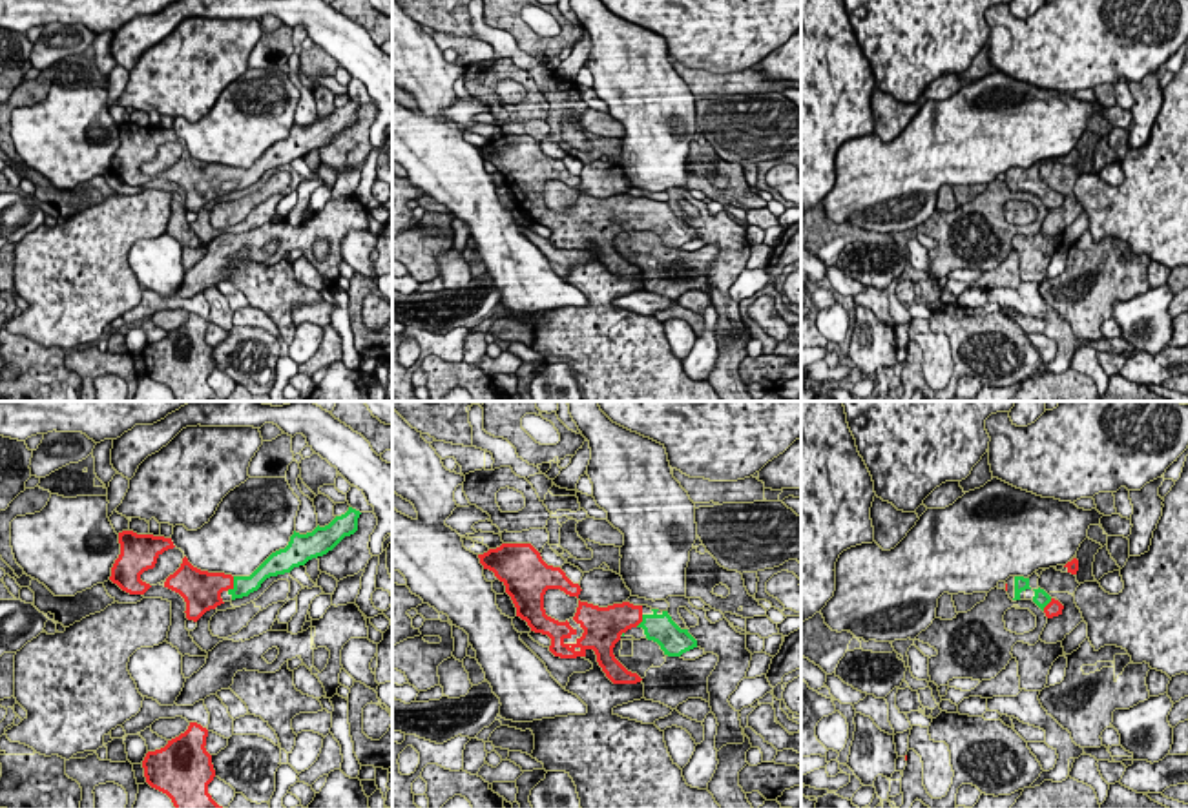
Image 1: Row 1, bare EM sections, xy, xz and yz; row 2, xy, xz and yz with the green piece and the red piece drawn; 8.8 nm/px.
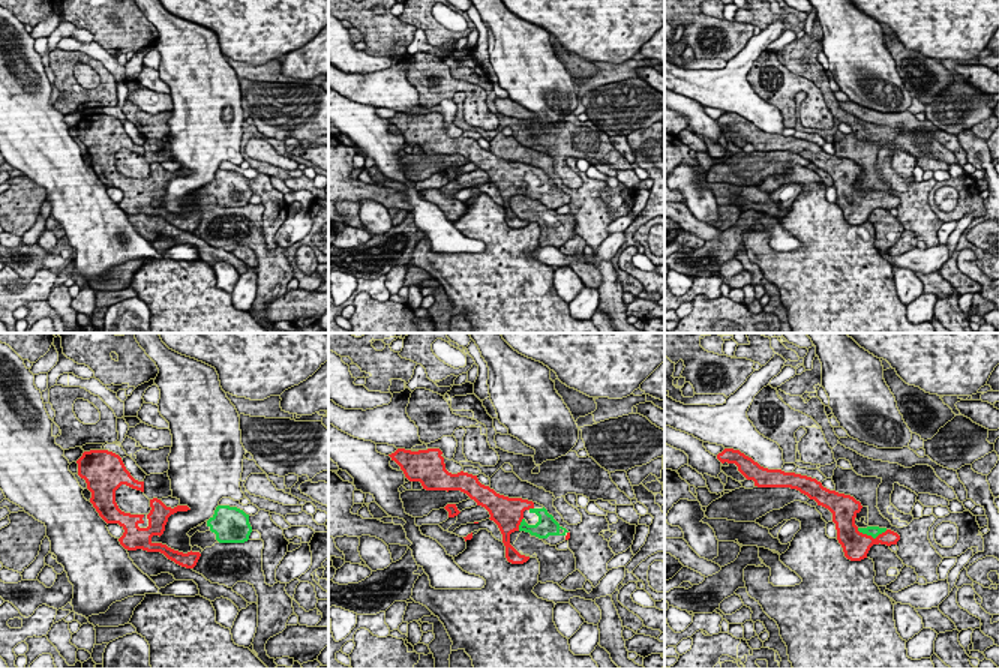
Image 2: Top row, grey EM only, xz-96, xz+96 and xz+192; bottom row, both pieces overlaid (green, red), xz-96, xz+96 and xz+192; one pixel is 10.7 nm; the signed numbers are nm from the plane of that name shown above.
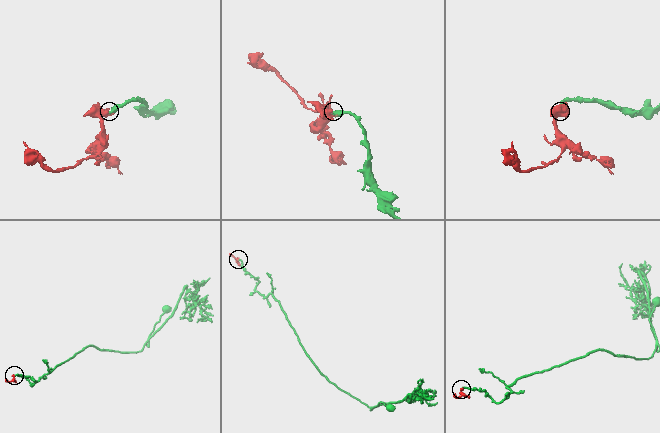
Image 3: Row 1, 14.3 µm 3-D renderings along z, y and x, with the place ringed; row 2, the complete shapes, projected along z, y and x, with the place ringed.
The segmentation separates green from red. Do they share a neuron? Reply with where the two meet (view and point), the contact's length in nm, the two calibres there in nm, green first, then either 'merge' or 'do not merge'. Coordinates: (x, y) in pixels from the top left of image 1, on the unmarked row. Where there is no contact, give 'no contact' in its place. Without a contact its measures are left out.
meets green in xy at (234, 176); contact 140 nm long; 180 nm thick on the green side, 280 nm on the other; merge

